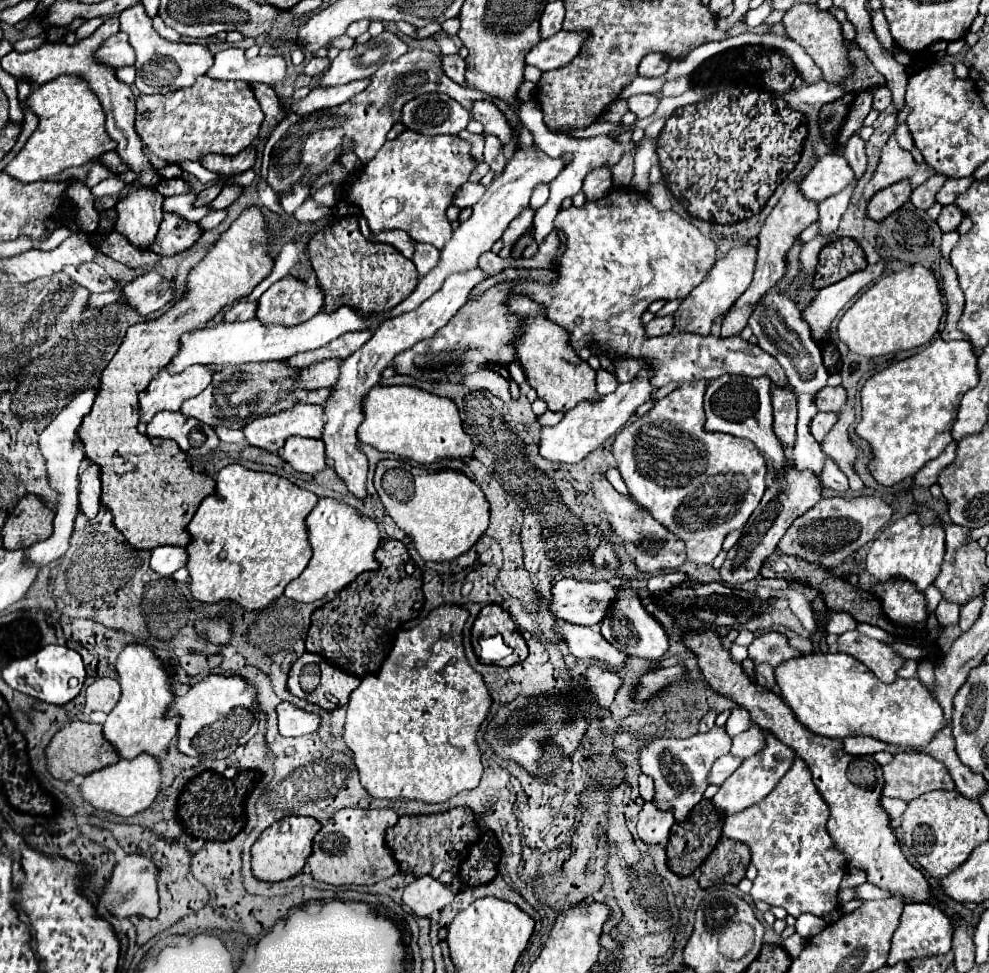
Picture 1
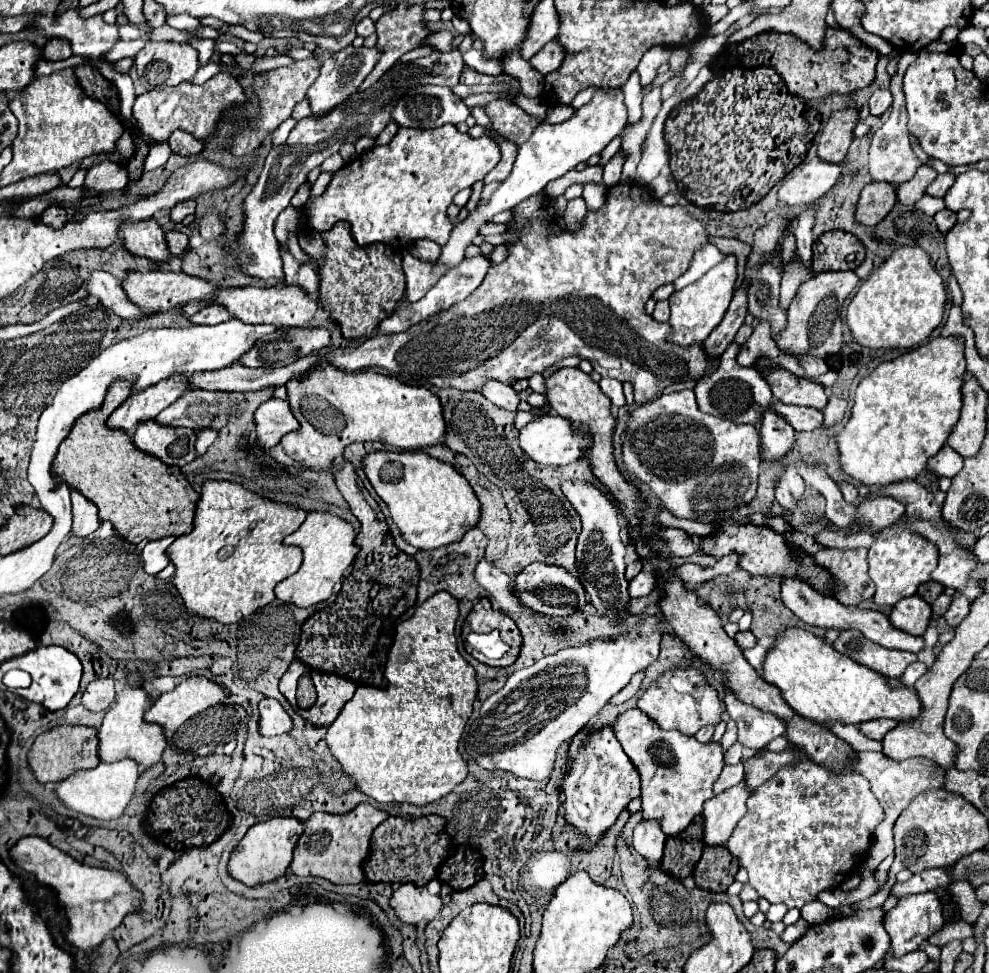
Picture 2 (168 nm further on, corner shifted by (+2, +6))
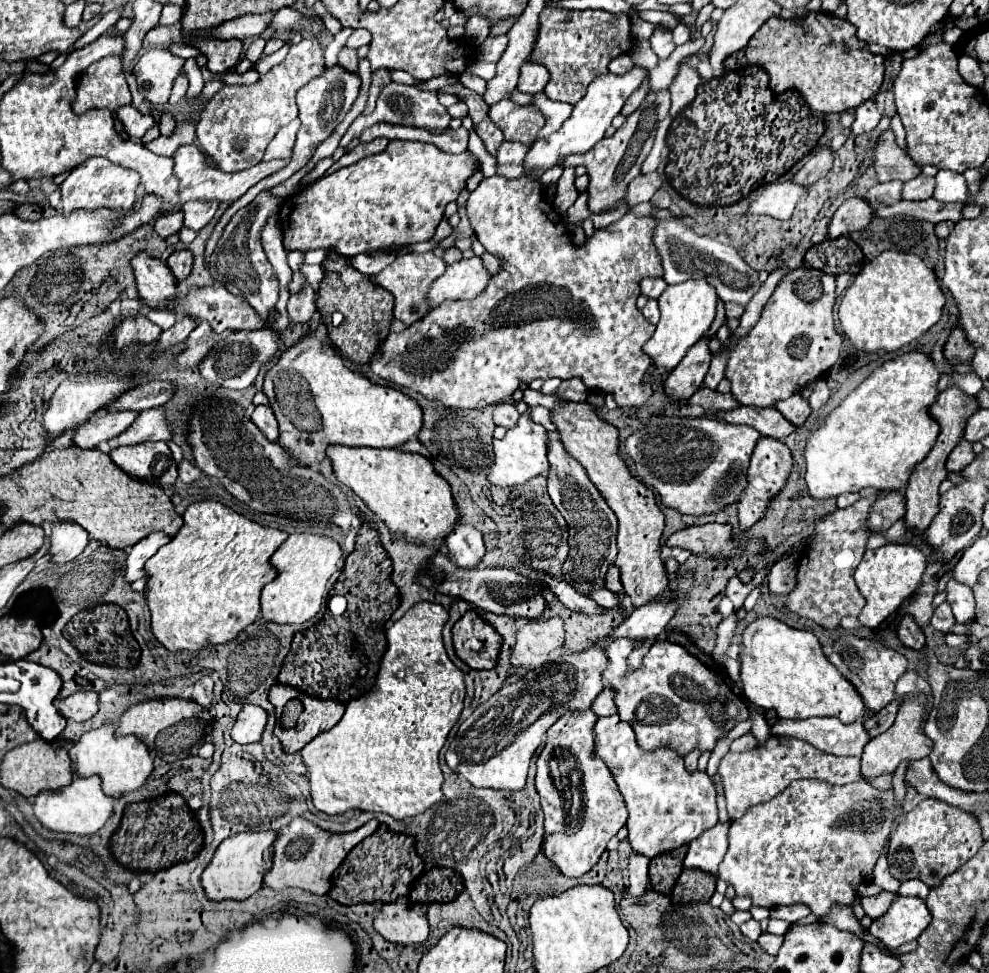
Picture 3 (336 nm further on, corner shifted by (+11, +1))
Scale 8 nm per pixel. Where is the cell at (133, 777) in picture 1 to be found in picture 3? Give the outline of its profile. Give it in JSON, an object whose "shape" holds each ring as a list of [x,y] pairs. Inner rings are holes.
{"shape":[[[78,777],[70,785],[58,791],[42,791],[34,799],[34,817],[50,831],[56,833],[74,833],[74,835],[94,835],[108,817],[112,815],[114,799],[102,793],[100,779],[92,777]]]}

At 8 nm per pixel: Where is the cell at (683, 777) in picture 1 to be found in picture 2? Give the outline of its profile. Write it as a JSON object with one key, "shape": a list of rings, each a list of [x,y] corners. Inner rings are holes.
{"shape":[[[639,708],[623,712],[613,732],[625,754],[641,774],[641,812],[643,818],[659,820],[665,834],[673,836],[689,826],[693,816],[701,814],[703,802],[713,798],[713,782],[723,770],[721,742],[701,744],[695,736],[683,736],[675,730],[663,730]]]}

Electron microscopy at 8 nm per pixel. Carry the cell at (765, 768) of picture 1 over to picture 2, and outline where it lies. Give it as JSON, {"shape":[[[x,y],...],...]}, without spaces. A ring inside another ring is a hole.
{"shape":[[[743,780],[713,796],[703,804],[703,818],[705,818],[705,842],[709,846],[719,846],[725,844],[727,838],[731,836],[735,824],[739,818],[743,818],[745,812],[745,800],[749,798],[751,792],[747,792],[747,784]]]}

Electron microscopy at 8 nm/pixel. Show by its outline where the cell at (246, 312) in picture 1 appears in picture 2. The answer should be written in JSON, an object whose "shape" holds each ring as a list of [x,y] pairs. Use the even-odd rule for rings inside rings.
{"shape":[[[211,304],[191,318],[193,324],[219,324],[219,322],[227,322],[227,320],[231,320],[231,314],[227,312],[227,308],[223,308],[219,304],[215,304],[215,306]]]}

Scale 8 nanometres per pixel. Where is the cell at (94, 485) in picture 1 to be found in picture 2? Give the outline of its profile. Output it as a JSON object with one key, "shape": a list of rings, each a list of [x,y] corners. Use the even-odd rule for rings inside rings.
{"shape":[[[71,490],[71,502],[73,502],[73,534],[77,536],[89,536],[99,528],[99,516],[95,504],[87,500],[81,492]]]}

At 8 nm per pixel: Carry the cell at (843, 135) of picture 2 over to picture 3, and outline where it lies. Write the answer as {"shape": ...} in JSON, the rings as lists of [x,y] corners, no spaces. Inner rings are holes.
{"shape":[[[824,147],[814,157],[810,157],[792,179],[798,181],[800,185],[806,185],[806,187],[808,185],[814,185],[818,179],[822,179],[830,171],[832,161],[834,161],[832,151],[828,147]]]}

